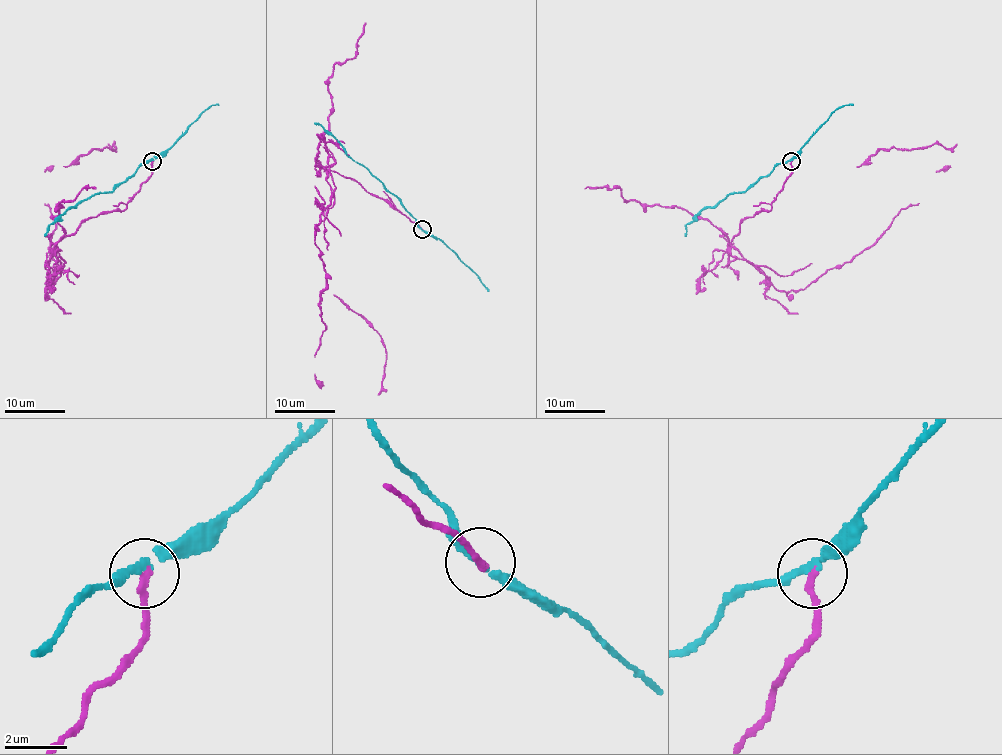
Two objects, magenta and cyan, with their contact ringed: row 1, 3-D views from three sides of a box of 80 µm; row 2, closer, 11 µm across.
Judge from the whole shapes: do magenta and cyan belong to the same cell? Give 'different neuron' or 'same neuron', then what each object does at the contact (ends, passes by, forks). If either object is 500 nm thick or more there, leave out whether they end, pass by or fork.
different neuron; magenta ends; cyan passes by

